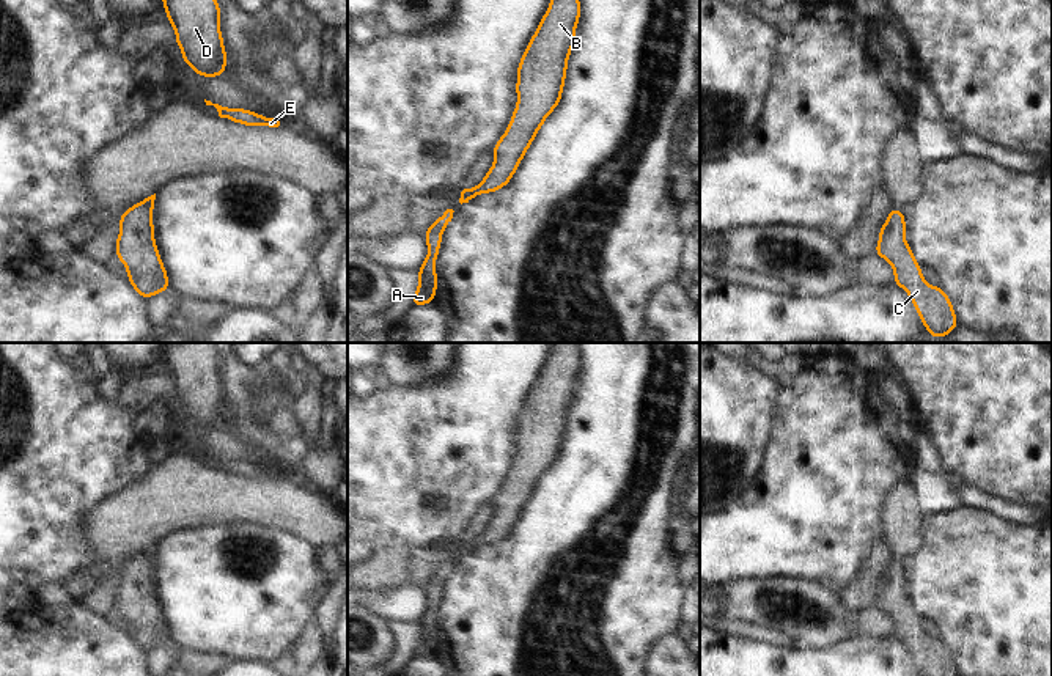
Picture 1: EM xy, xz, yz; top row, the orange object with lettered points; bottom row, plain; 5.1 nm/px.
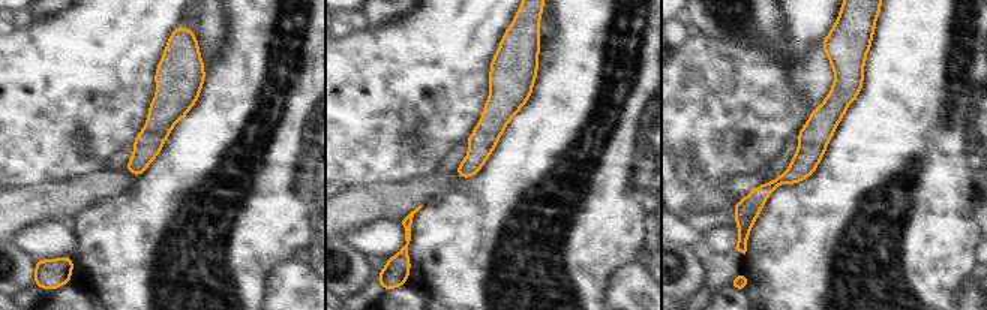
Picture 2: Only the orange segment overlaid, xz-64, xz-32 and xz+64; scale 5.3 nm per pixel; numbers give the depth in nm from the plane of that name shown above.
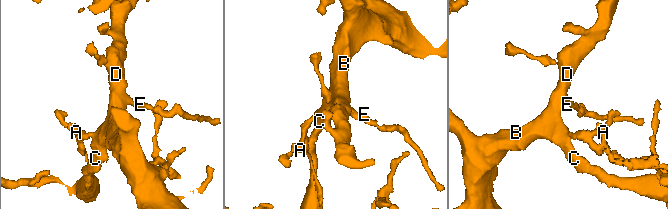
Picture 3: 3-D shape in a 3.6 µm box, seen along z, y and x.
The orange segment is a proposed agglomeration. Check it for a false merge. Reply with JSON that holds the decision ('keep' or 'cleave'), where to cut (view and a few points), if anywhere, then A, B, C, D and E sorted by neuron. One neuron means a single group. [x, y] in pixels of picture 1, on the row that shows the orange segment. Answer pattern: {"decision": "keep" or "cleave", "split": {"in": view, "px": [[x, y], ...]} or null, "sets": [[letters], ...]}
{"decision": "keep", "split": null, "sets": [["A", "B", "C", "D", "E"]]}

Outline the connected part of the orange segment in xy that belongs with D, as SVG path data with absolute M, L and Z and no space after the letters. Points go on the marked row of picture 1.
M162 0L167 20L173 25L182 63L197 75L223 75L228 63L220 31L220 3L217 0Z

